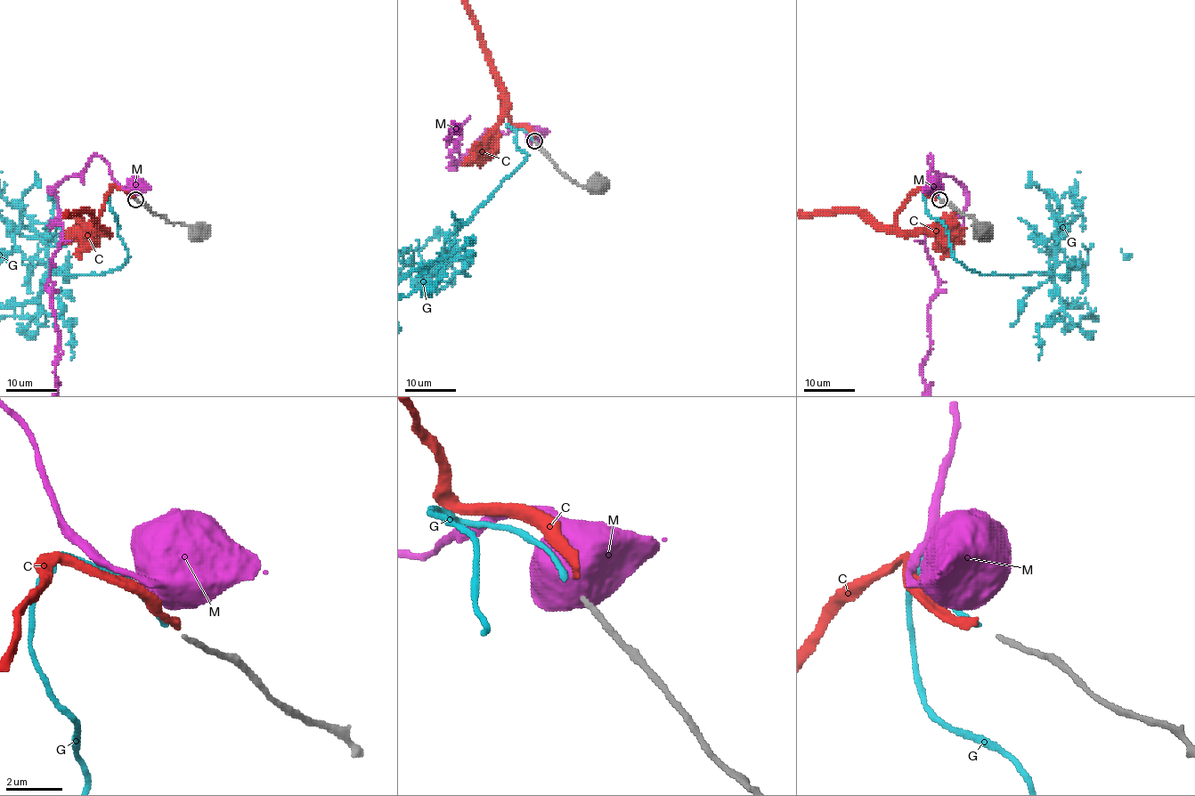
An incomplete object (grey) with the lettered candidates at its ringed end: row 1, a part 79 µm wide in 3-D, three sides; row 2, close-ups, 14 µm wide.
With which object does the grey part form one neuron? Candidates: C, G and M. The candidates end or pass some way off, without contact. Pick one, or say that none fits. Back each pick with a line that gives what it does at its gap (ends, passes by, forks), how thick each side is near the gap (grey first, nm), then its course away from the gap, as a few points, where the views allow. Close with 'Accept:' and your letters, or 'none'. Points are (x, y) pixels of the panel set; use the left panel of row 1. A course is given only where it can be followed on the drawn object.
G: It ends there. Thickness 180 nm (grey) against 200 nm
Accept: G

